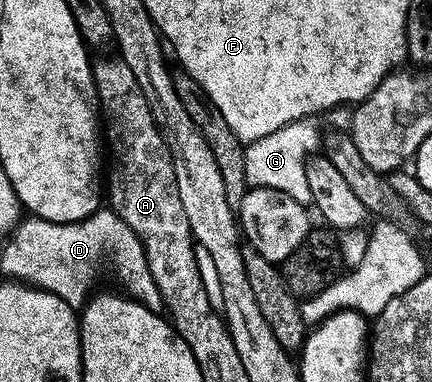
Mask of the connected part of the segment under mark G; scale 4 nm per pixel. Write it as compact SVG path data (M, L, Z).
M312 118L300 119L298 123L287 125L261 141L248 144L245 156L250 188L275 189L286 193L287 197L295 197L295 201L312 204L311 188L307 183L307 165L310 156L316 156L323 147L323 131L313 123L316 122Z

